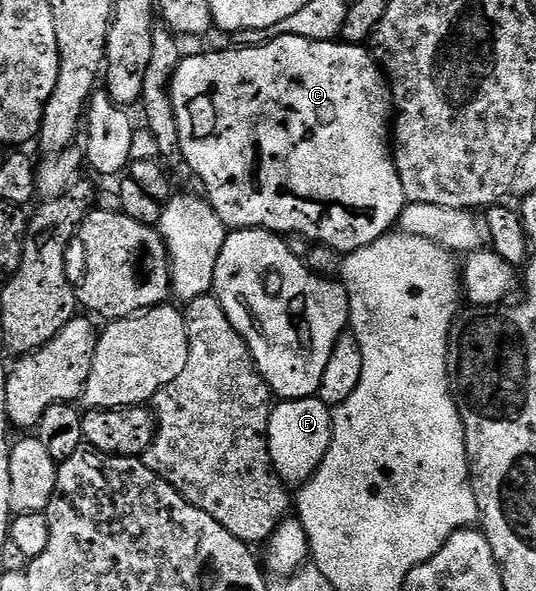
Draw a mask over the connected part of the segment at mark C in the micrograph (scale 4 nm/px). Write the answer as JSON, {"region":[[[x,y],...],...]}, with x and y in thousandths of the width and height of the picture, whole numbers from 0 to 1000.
{"region":[[[526,61],[524,64],[509,64],[507,69],[489,74],[487,78],[451,78],[446,81],[416,81],[418,85],[403,85],[397,91],[358,91],[338,96],[332,115],[321,130],[321,174],[325,176],[325,190],[332,203],[332,230],[336,232],[336,264],[338,269],[382,308],[384,313],[396,320],[392,340],[396,350],[403,355],[403,364],[414,371],[420,384],[438,386],[444,389],[466,389],[483,386],[489,389],[504,389],[524,399],[539,399],[537,396],[562,396],[567,403],[576,403],[576,411],[595,413],[599,416],[614,416],[623,420],[638,433],[647,433],[657,425],[675,420],[683,413],[690,413],[698,406],[705,406],[716,396],[726,394],[744,377],[746,362],[754,357],[757,337],[750,325],[750,305],[739,289],[739,277],[735,272],[735,254],[716,232],[726,232],[728,227],[728,201],[735,193],[735,181],[731,176],[731,156],[724,142],[722,130],[709,115],[707,105],[700,103],[685,83],[672,74],[651,74],[640,68],[616,71],[580,71],[563,61]]]}

